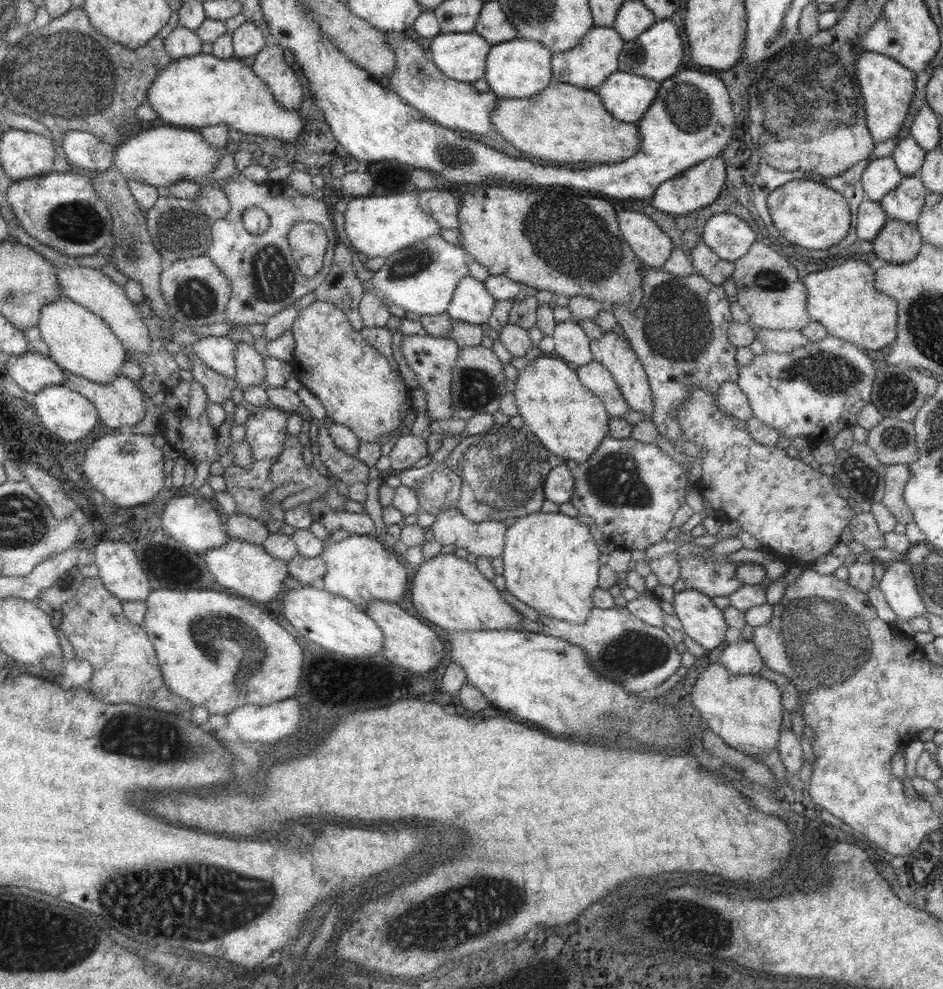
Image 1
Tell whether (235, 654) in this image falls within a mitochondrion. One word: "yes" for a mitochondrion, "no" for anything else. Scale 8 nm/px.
yes

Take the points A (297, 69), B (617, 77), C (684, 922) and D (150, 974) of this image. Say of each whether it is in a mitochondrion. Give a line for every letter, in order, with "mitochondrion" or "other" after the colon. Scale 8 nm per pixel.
A: other
B: other
C: mitochondrion
D: other

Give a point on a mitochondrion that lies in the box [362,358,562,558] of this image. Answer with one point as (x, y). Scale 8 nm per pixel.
(507, 466)

